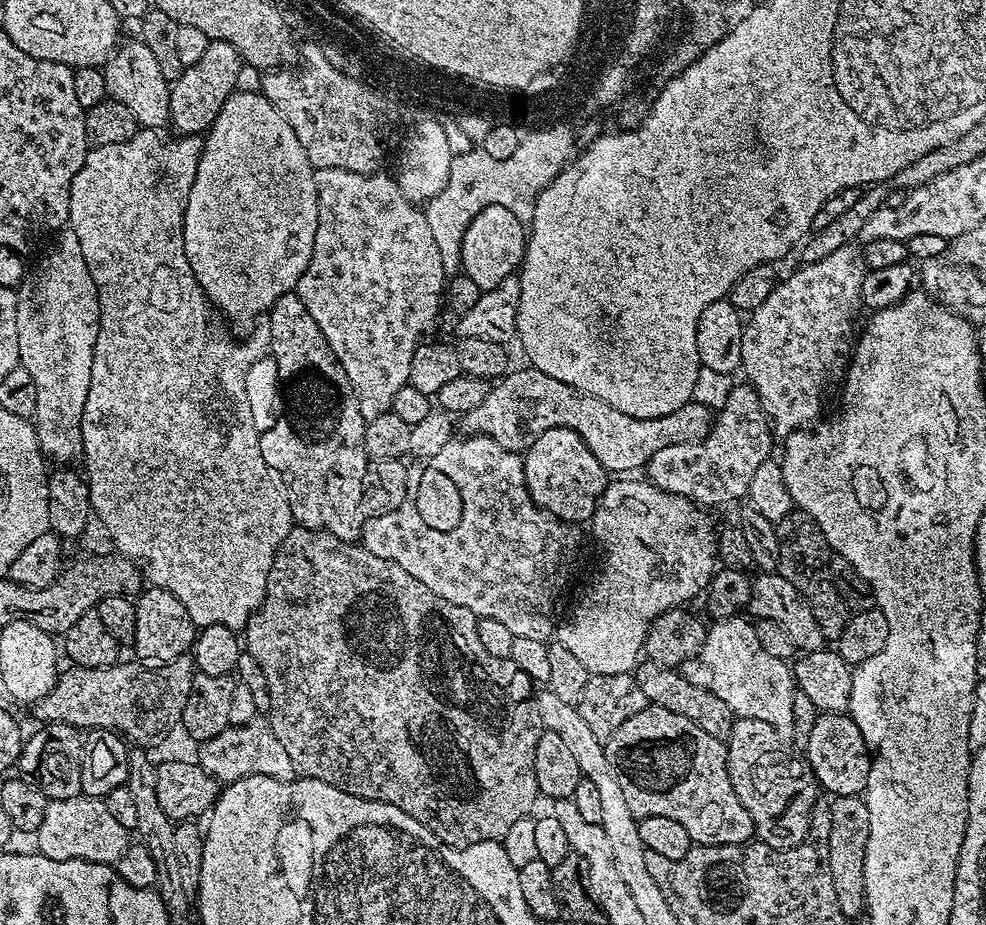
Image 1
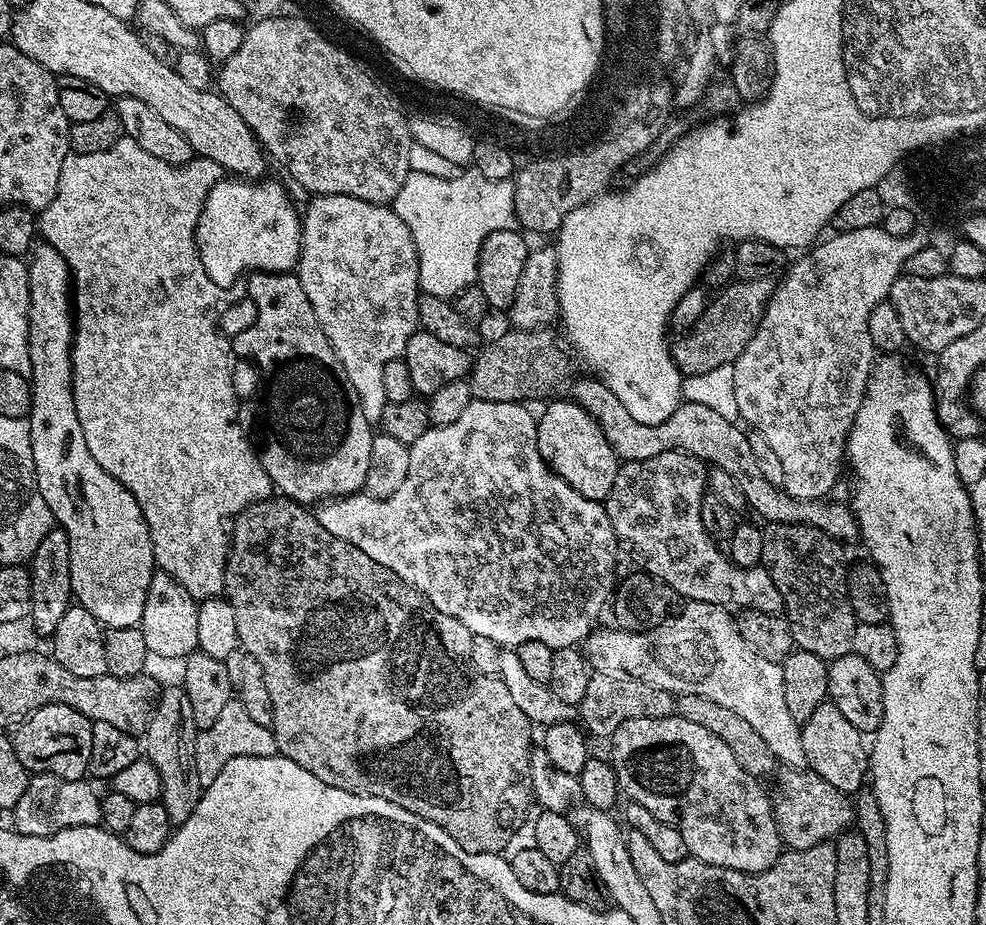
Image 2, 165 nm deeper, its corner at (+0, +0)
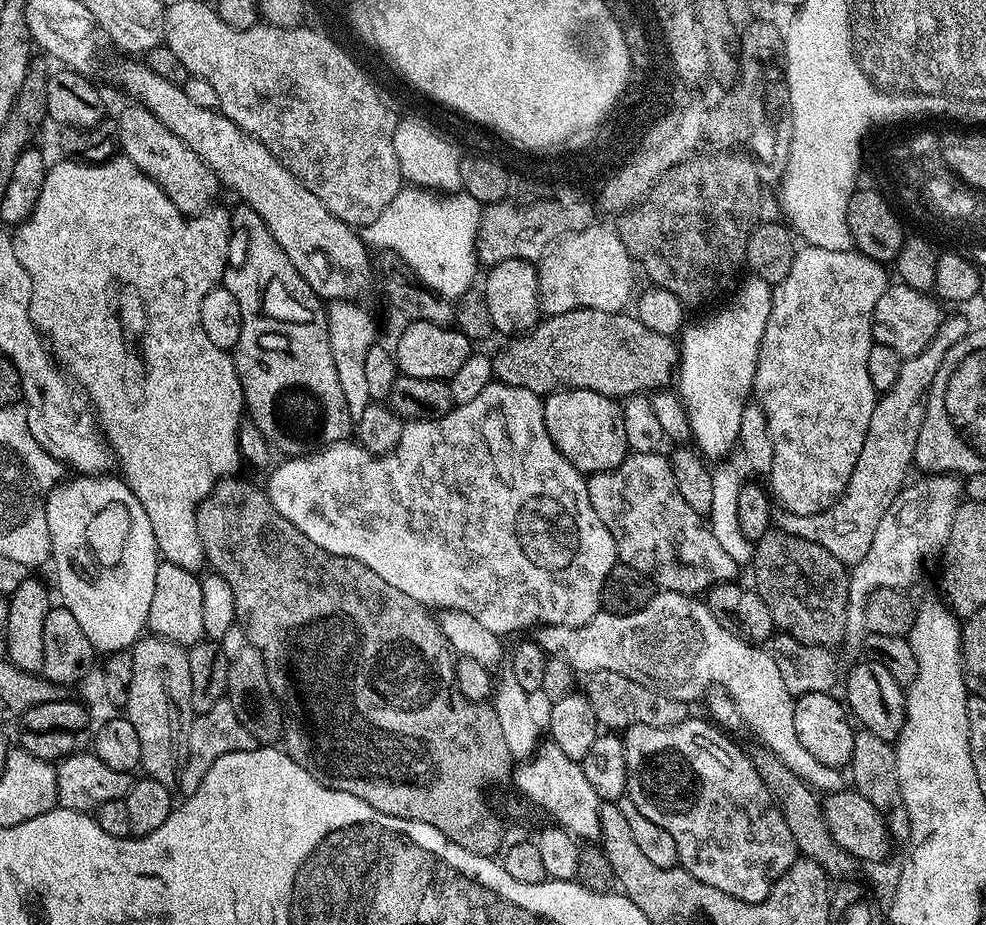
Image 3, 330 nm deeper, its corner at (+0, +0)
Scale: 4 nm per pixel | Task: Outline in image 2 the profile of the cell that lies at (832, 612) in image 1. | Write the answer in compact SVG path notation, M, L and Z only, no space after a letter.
M769 524L762 528L762 558L760 564L774 578L778 594L782 594L784 611L782 613L790 626L793 645L799 651L818 654L818 658L834 661L852 651L854 630L857 618L848 601L848 570L844 564L844 552L841 541L832 540L825 532L805 524Z

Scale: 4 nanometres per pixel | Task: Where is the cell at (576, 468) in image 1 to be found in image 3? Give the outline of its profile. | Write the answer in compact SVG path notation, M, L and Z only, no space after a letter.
M563 388L561 392L550 392L543 397L544 421L546 430L558 446L558 450L572 465L585 474L593 472L613 472L629 455L628 439L626 438L626 422L624 410L619 399L603 396L594 390L578 390L577 388Z

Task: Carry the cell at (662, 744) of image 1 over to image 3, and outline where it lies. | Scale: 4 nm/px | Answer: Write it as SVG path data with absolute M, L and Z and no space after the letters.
M689 718L665 728L630 726L623 729L622 739L626 750L626 782L628 783L626 796L634 802L634 806L638 806L638 810L642 810L642 814L646 814L646 818L650 818L650 822L662 826L662 830L667 830L670 838L674 838L674 843L678 845L679 867L686 869L694 878L698 878L698 882L706 882L706 886L714 886L714 890L722 890L722 894L730 894L742 902L757 904L768 897L770 890L776 884L776 879L786 874L792 863L798 859L794 834L790 834L790 826L786 826L786 818L782 818L776 799L770 794L770 790L766 790L766 782L762 782L758 770L754 770L751 755L747 751L743 752L738 745L732 744L731 738L728 737L731 735L727 731L721 730L707 719L704 720Z

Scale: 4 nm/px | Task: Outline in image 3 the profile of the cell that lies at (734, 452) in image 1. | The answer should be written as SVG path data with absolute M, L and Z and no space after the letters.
M659 451L632 452L625 456L622 463L613 472L593 472L587 477L590 506L594 506L594 514L598 514L598 518L602 518L602 526L606 526L606 530L610 530L610 534L616 543L616 554L619 563L638 570L643 576L648 577L657 589L666 592L681 592L683 596L704 594L707 593L709 588L713 588L715 584L726 584L735 581L737 579L738 565L734 562L734 558L730 558L730 554L726 554L726 550L722 550L722 545L718 543L718 538L714 538L714 534L711 528L708 527L705 517L699 516L694 510L690 510L690 506L686 506L686 501L682 499L682 494L678 494L678 482L674 482L671 459L667 455L660 455Z

